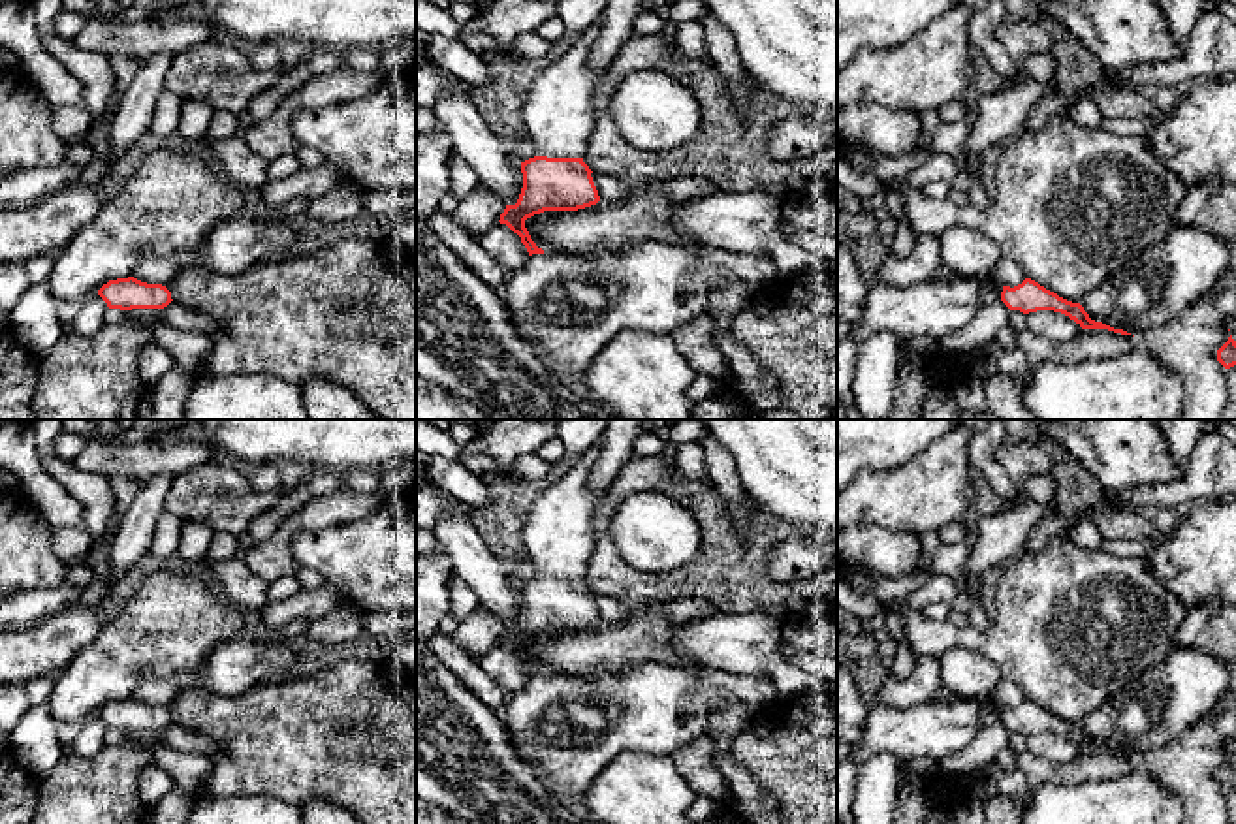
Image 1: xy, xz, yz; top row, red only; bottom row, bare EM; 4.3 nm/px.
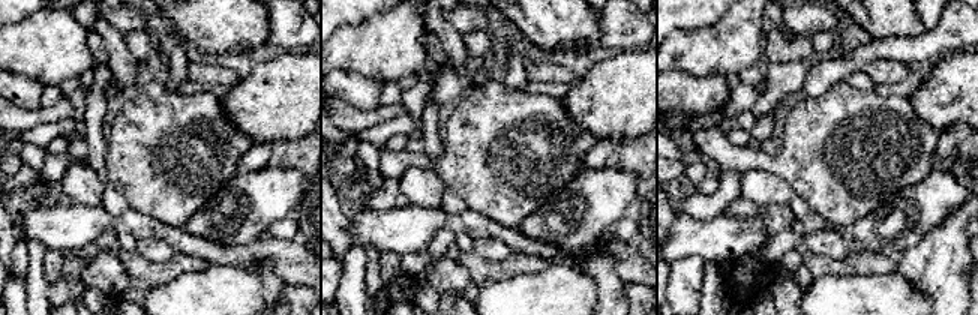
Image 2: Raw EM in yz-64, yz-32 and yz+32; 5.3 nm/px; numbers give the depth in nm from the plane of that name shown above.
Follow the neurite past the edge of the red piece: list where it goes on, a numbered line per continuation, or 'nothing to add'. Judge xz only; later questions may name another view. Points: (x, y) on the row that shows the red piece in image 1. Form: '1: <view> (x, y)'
1: xz (559, 113)

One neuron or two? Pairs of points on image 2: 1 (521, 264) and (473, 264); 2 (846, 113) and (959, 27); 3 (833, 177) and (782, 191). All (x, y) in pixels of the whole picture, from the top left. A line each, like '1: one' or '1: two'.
1: one
2: two
3: two

